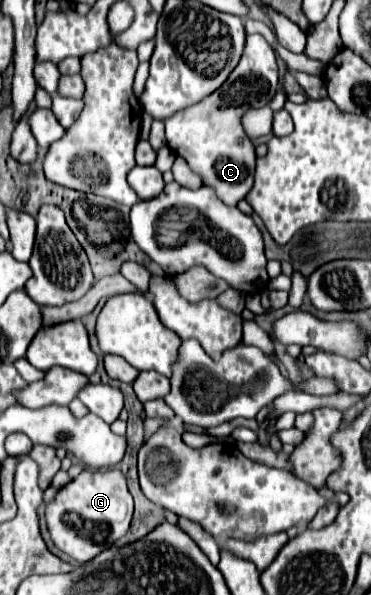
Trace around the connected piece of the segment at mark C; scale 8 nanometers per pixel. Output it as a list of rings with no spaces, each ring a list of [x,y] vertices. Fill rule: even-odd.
[[[259,34],[247,36],[247,44],[245,44],[245,52],[241,56],[241,62],[231,72],[227,82],[219,90],[215,90],[211,96],[201,100],[199,104],[185,108],[165,120],[167,146],[177,156],[185,158],[187,164],[193,168],[193,172],[197,172],[203,178],[203,184],[215,188],[217,196],[229,206],[235,206],[239,200],[243,200],[247,196],[247,192],[253,188],[253,174],[255,174],[255,146],[253,146],[251,138],[245,134],[241,118],[249,108],[267,106],[269,100],[273,100],[273,96],[277,94],[277,90],[279,90],[279,72],[277,72],[275,52],[271,50],[271,46],[267,44],[267,40],[263,36],[259,36]]]

